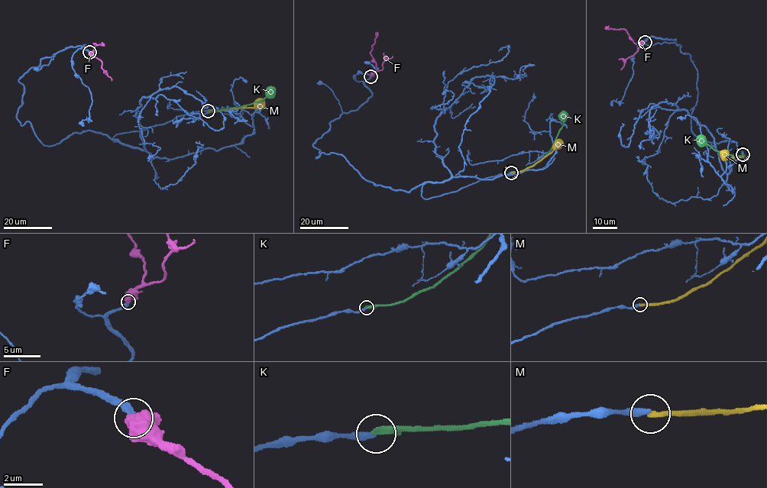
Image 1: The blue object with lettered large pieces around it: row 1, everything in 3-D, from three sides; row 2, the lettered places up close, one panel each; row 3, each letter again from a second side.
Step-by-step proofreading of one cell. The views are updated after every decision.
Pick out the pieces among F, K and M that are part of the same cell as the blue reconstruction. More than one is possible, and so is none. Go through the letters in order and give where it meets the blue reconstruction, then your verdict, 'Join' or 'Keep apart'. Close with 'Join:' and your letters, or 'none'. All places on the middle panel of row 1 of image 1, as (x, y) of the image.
F: Touches blue at (370, 76). Join
K: Touches blue at (510, 172). Keep apart
M: Touches blue at (511, 172). Keep apart
Join: F

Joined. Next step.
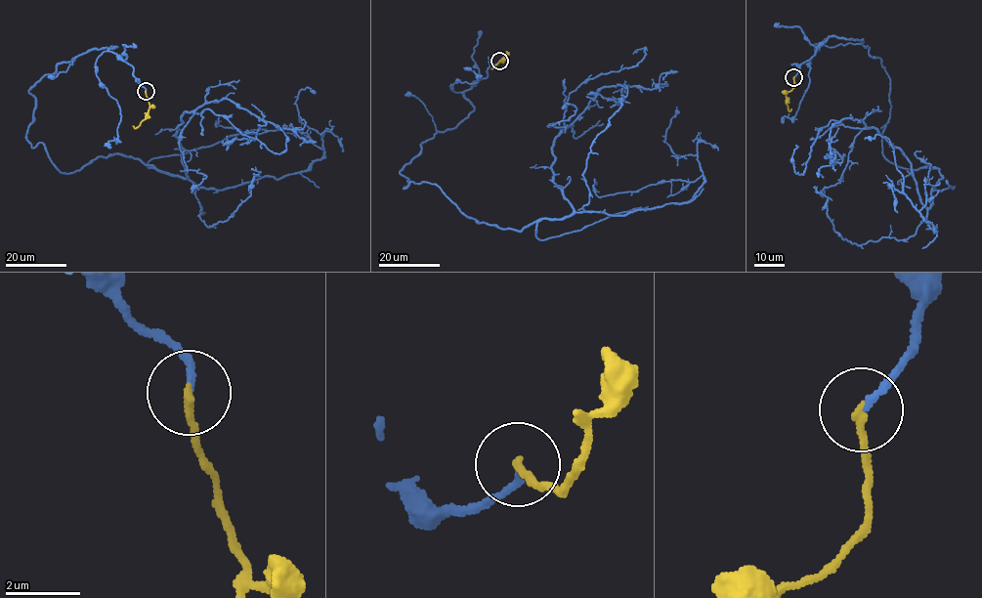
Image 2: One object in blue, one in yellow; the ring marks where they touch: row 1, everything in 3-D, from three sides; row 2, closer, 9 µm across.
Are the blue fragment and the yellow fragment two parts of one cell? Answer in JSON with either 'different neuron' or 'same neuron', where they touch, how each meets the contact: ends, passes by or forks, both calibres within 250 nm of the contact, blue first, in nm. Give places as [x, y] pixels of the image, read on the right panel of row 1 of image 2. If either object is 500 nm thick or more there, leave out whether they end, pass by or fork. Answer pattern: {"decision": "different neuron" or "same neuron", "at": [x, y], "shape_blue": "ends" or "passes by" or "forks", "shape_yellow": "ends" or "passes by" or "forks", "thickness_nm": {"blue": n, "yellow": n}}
{"decision": "same neuron", "at": [793, 77], "shape_blue": "ends", "shape_yellow": "ends", "thickness_nm": {"blue": 180, "yellow": 200}}

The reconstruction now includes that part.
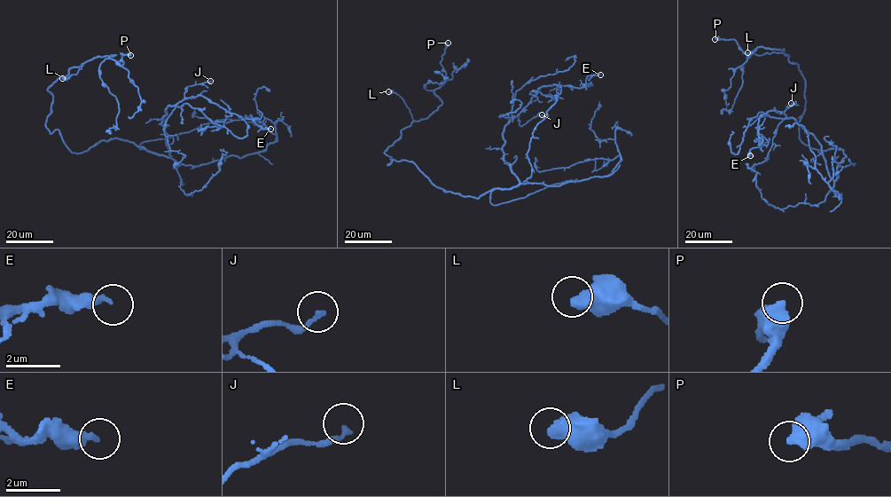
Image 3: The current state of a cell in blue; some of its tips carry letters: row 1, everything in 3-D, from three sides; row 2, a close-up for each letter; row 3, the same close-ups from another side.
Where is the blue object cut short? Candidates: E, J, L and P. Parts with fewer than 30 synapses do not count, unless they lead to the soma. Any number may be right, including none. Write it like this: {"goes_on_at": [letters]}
{"goes_on_at": ["P"]}

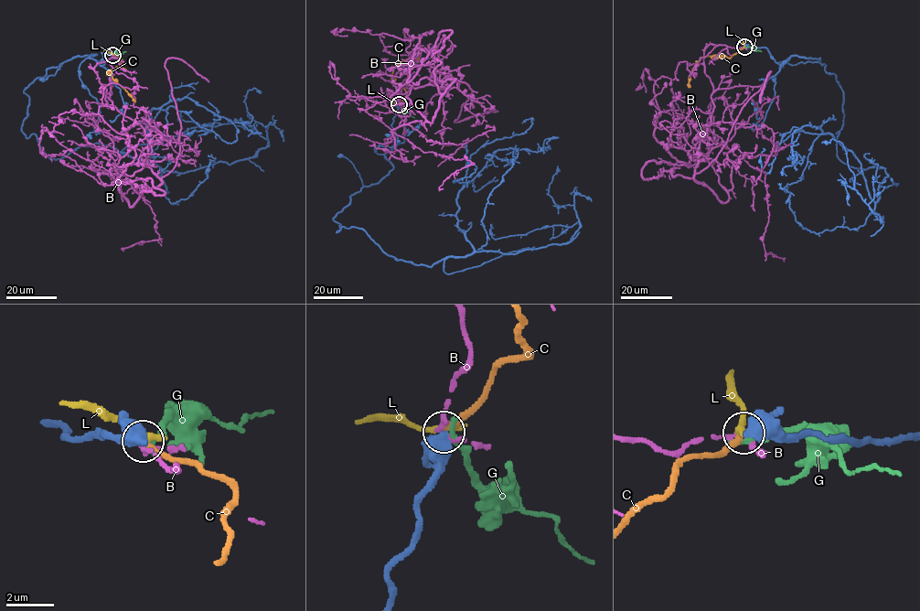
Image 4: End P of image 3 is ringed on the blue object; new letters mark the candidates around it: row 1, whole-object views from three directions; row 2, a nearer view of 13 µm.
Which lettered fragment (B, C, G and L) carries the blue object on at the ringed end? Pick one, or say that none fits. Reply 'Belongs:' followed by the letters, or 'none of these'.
Belongs: C

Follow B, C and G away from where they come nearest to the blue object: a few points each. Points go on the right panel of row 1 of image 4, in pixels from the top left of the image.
B: (745, 47), (705, 49), (713, 109), (693, 179), (726, 202), (740, 156), (764, 172), (763, 243), (784, 258)
C: (744, 47), (728, 58), (702, 57), (692, 69), (689, 87)
G: (745, 47), (761, 51)

